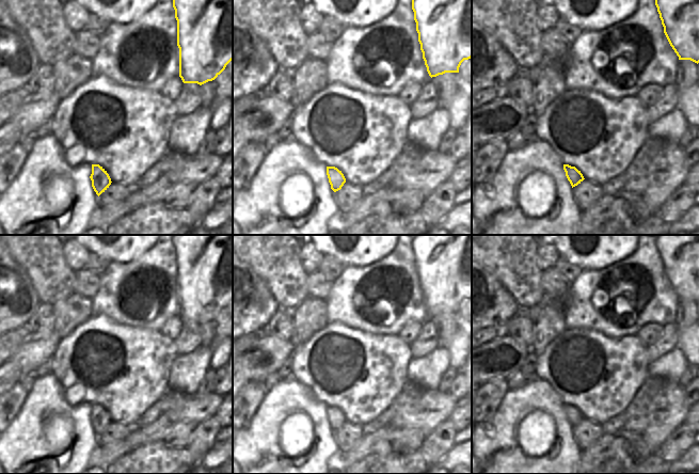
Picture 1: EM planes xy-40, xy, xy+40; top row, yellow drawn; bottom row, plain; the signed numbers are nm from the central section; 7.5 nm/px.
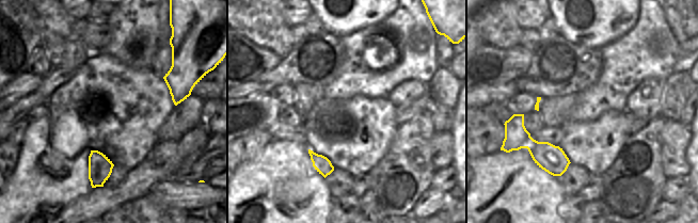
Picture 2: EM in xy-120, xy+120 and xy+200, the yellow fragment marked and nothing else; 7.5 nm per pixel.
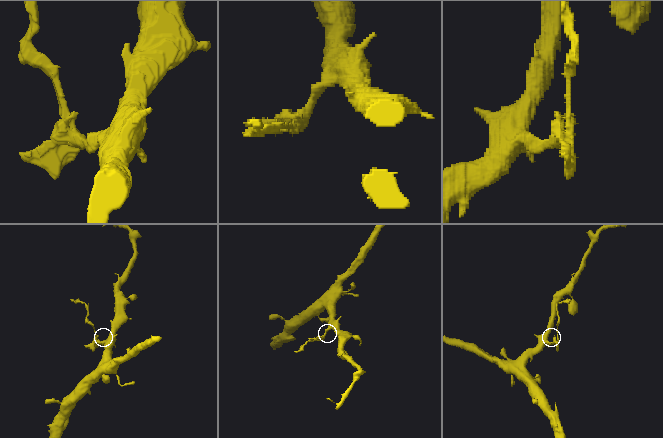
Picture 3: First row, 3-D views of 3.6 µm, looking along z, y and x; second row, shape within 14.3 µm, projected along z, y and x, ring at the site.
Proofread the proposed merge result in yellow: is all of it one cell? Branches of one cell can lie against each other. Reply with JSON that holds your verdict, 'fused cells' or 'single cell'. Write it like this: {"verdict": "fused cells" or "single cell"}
{"verdict": "fused cells"}

